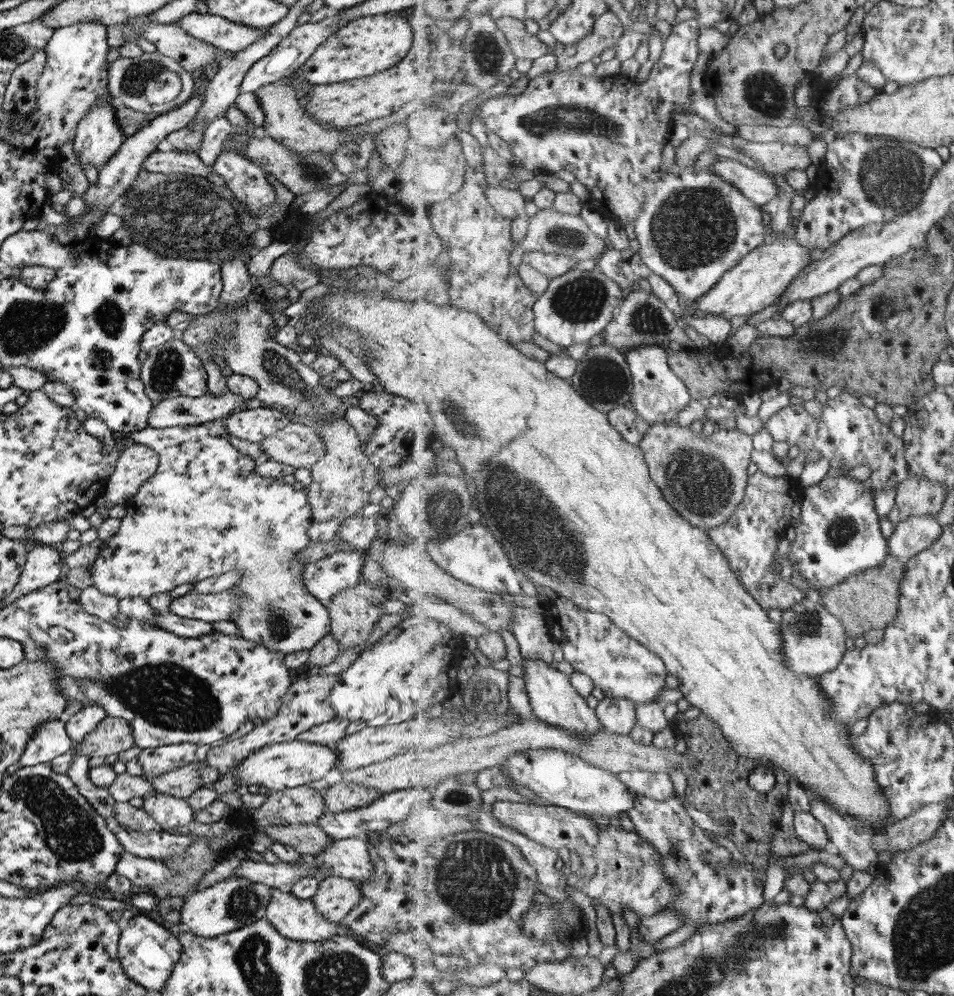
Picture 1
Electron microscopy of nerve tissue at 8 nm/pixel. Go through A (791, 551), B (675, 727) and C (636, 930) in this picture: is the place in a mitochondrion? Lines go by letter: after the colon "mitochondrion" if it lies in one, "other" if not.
A: other
B: other
C: other

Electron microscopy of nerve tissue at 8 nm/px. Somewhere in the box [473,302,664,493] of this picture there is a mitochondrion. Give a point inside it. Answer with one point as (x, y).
(602, 378)

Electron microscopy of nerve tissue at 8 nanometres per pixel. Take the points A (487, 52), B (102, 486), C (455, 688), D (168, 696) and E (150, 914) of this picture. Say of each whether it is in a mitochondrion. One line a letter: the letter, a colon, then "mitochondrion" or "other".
A: mitochondrion
B: other
C: other
D: mitochondrion
E: other

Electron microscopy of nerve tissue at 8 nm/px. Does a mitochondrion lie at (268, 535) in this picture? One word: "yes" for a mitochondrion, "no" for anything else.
yes

